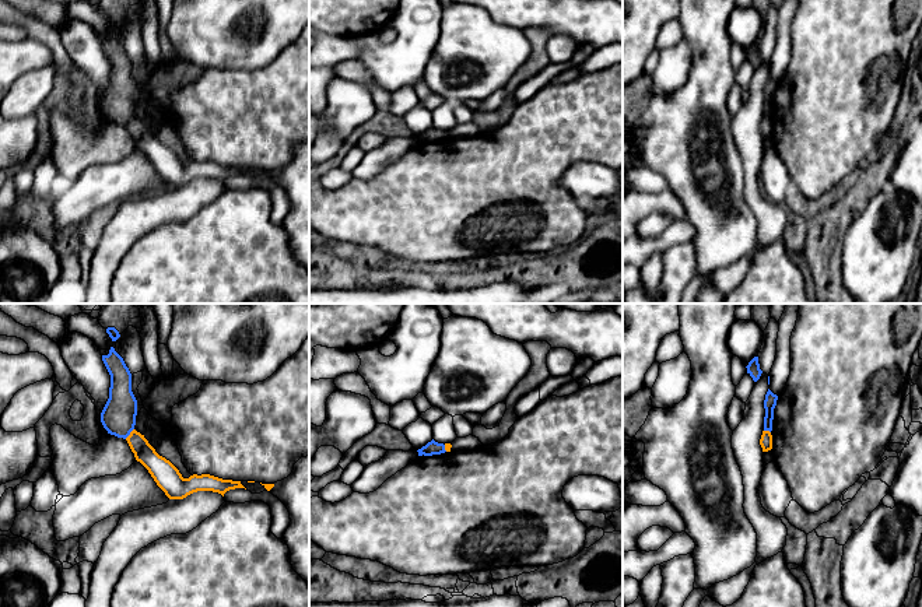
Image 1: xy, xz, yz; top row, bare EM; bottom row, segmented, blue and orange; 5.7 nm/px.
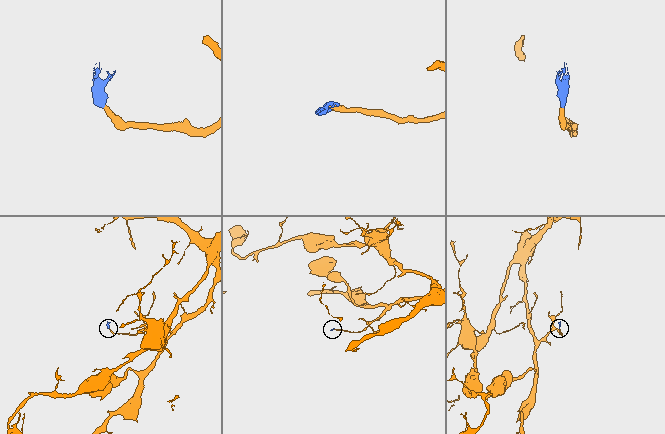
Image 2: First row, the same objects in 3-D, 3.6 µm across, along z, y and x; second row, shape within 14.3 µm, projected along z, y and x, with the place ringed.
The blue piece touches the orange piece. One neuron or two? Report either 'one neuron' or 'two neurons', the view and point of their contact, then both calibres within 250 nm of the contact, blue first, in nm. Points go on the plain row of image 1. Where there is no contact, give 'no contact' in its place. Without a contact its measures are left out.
two neurons; meets blue in xy at (129, 120); 200 nm thick on the blue side, 120 nm on the other

